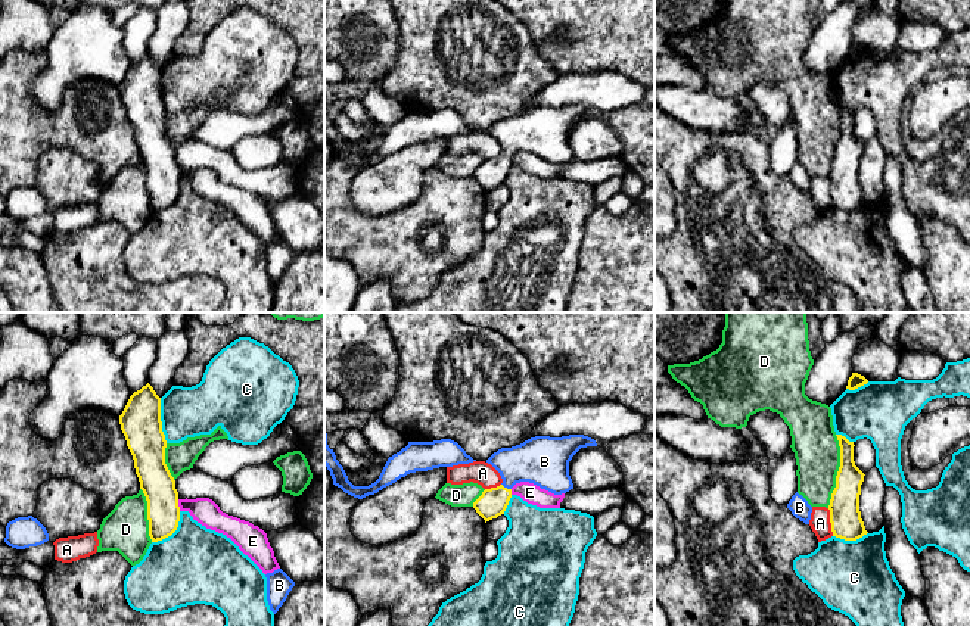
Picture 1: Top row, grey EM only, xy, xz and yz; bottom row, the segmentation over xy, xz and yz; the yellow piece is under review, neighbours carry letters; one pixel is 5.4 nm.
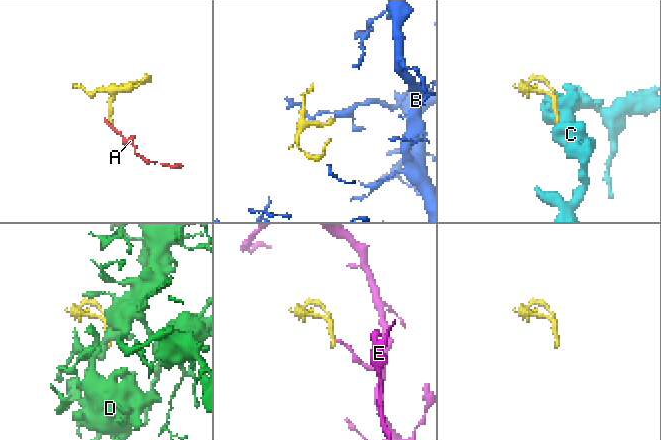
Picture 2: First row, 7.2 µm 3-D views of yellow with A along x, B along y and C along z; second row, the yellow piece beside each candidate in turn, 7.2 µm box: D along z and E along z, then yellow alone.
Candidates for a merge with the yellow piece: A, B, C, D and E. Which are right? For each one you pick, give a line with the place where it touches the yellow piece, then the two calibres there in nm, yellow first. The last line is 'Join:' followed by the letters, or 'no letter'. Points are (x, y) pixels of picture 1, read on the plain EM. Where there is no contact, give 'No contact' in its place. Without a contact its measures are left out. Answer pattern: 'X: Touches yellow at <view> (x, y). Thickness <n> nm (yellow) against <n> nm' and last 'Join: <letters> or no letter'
B: Touches yellow at xz (506, 158). Thickness 160 nm (yellow) against 260 nm
Join: B

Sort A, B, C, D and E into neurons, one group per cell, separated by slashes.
A E / B / C / D

